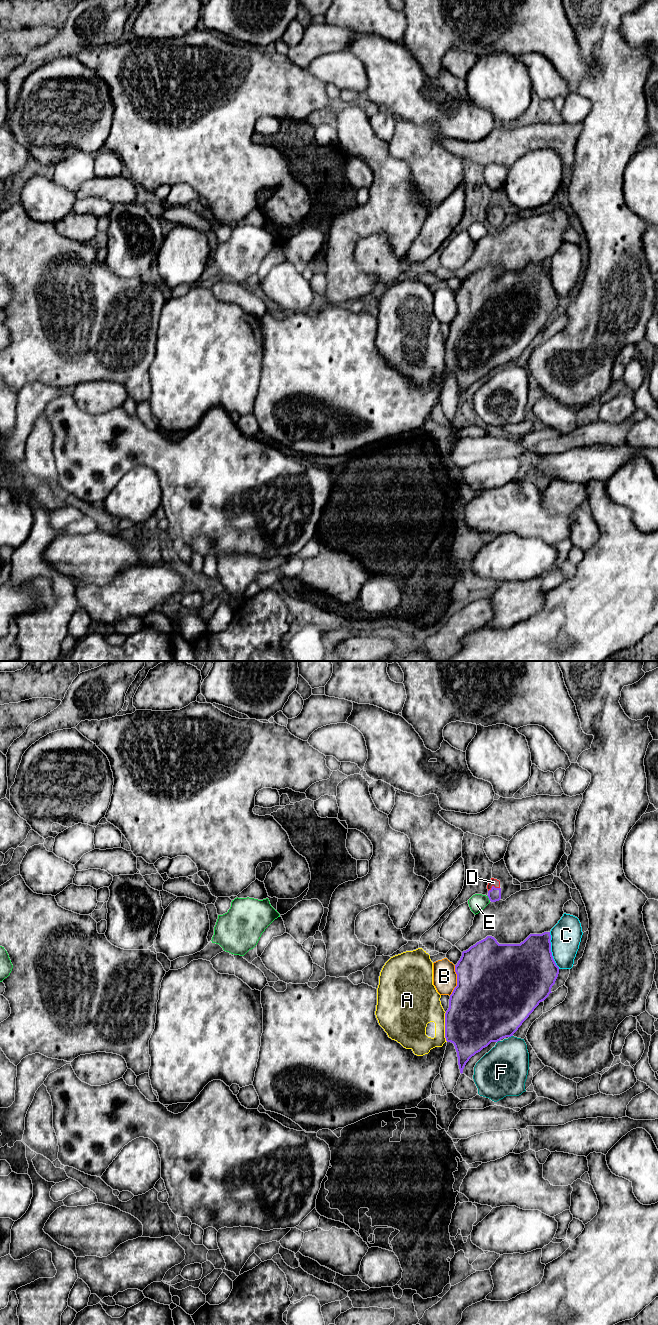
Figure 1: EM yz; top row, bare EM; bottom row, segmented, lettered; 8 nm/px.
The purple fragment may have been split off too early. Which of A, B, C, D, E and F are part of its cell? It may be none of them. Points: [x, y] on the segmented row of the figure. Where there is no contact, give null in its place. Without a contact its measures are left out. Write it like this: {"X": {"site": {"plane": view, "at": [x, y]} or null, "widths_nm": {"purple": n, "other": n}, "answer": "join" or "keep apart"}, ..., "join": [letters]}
{"A": {"site": {"plane": "yz", "at": [445, 1027]}, "widths_nm": {"purple": 460, "other": 280}, "answer": "keep apart"}, "B": {"site": {"plane": "yz", "at": [457, 980]}, "widths_nm": {"purple": 500, "other": 190}, "answer": "keep apart"}, "C": {"site": {"plane": "yz", "at": [550, 950]}, "widths_nm": {"purple": 460, "other": 240}, "answer": "keep apart"}, "D": {"site": {"plane": "yz", "at": [493, 886]}, "widths_nm": {"purple": 100, "other": 60}, "answer": "join"}, "E": {"site": {"plane": "yz", "at": [488, 897]}, "widths_nm": {"purple": 100, "other": 140}, "answer": "keep apart"}, "F": {"site": {"plane": "yz", "at": [510, 1036]}, "widths_nm": {"purple": 480, "other": 360}, "answer": "keep apart"}, "join": ["D"]}

